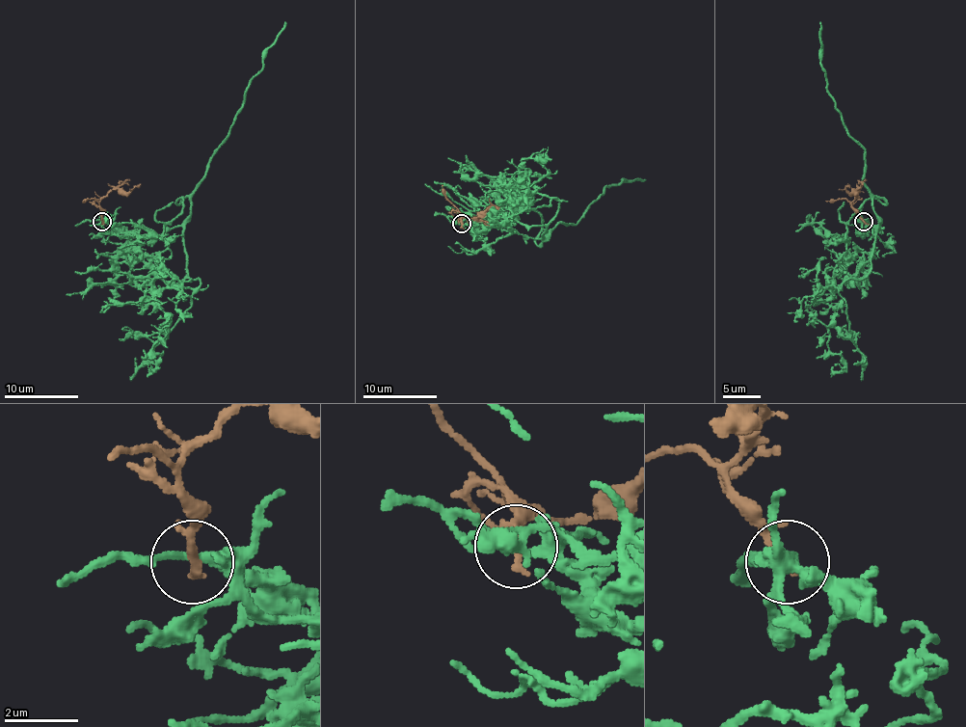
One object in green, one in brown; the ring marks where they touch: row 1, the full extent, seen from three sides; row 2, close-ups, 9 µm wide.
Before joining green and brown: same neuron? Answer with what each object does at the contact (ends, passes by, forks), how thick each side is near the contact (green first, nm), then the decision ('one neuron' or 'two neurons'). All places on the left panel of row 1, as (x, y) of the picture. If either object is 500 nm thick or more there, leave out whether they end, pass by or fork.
green passes by | brown passes by | 240/200 nm | two neurons

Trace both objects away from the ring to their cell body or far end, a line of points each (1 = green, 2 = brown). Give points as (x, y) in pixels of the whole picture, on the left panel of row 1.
1: (101, 220), (119, 232), (143, 226), (163, 234), (183, 224), (191, 194), (286, 22)
2: (101, 222), (99, 201), (113, 190), (127, 192), (141, 184)

